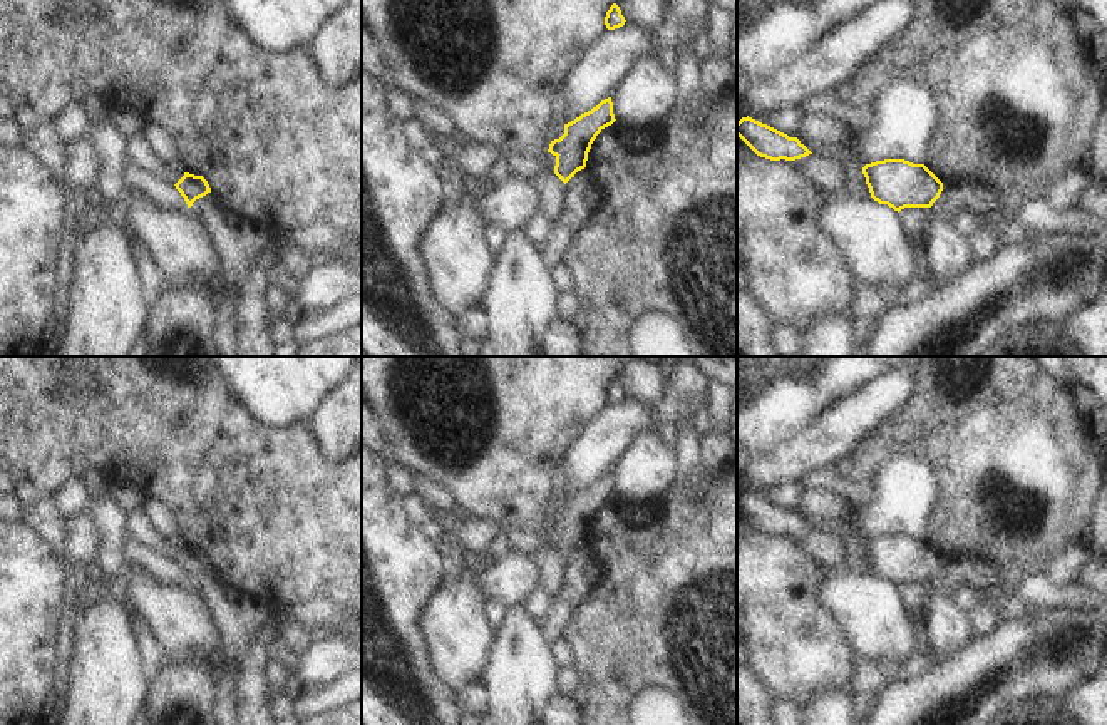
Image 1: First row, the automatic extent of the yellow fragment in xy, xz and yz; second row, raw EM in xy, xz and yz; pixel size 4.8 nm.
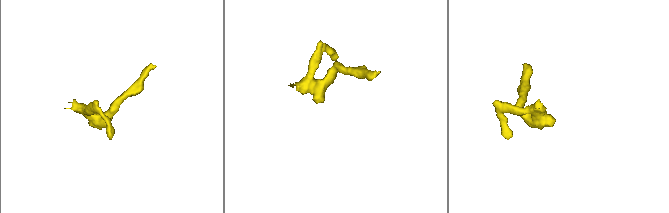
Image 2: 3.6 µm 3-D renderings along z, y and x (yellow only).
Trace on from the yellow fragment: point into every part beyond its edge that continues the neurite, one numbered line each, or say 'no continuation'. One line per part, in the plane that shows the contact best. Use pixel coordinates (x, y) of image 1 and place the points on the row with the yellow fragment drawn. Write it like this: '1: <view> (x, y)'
no continuation

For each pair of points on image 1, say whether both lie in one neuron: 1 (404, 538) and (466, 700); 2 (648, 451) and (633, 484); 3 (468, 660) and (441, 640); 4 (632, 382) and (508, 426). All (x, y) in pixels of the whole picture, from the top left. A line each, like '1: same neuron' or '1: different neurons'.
1: different neurons
2: same neuron
3: same neuron
4: different neurons

